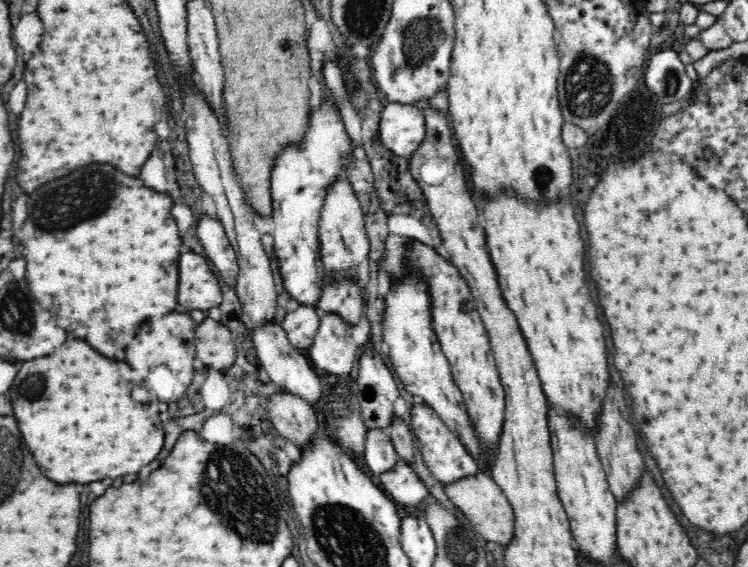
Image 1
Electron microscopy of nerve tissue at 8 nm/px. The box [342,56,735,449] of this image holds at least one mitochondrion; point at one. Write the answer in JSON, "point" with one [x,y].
{"point":[672,81]}

